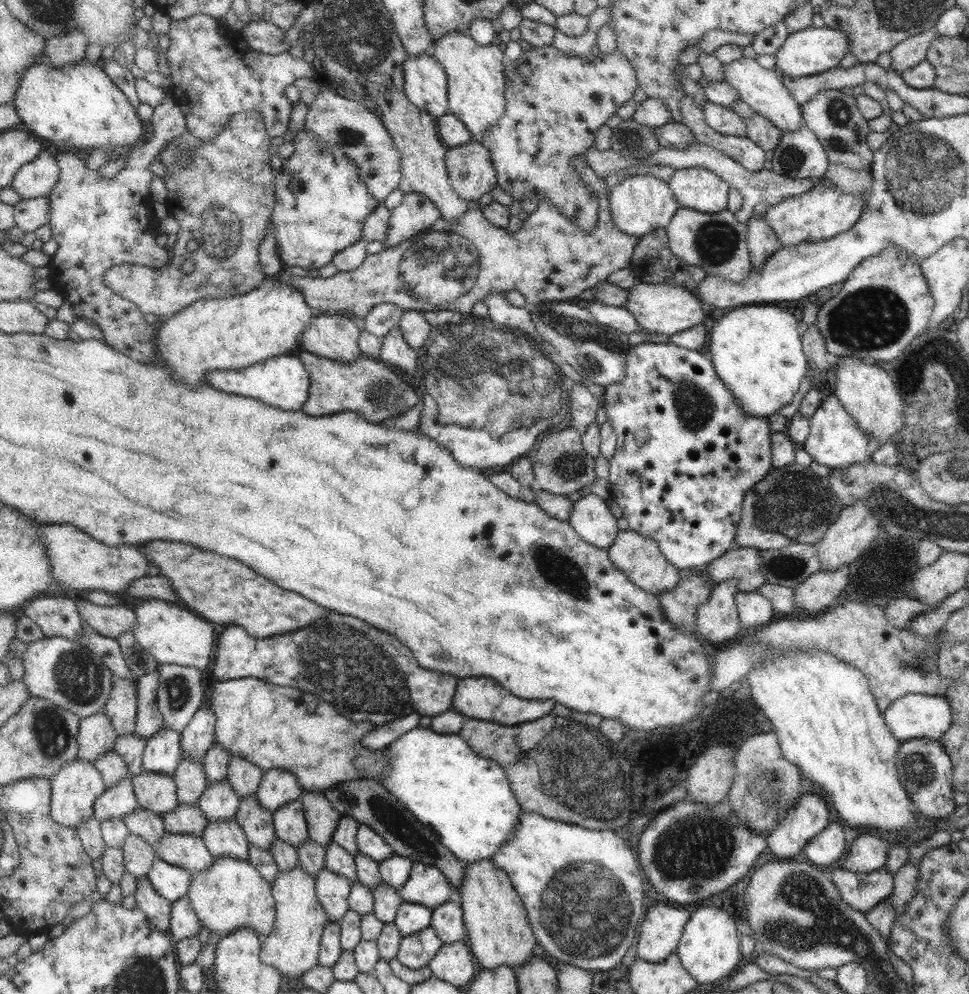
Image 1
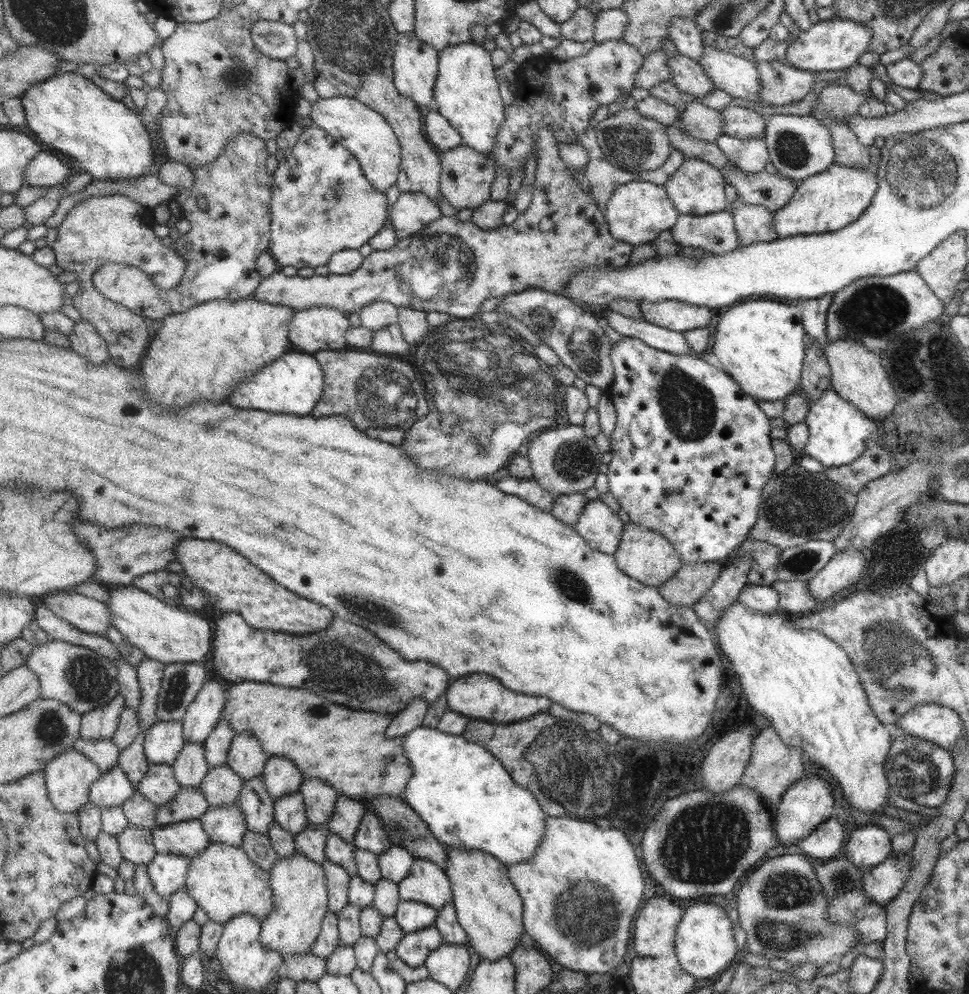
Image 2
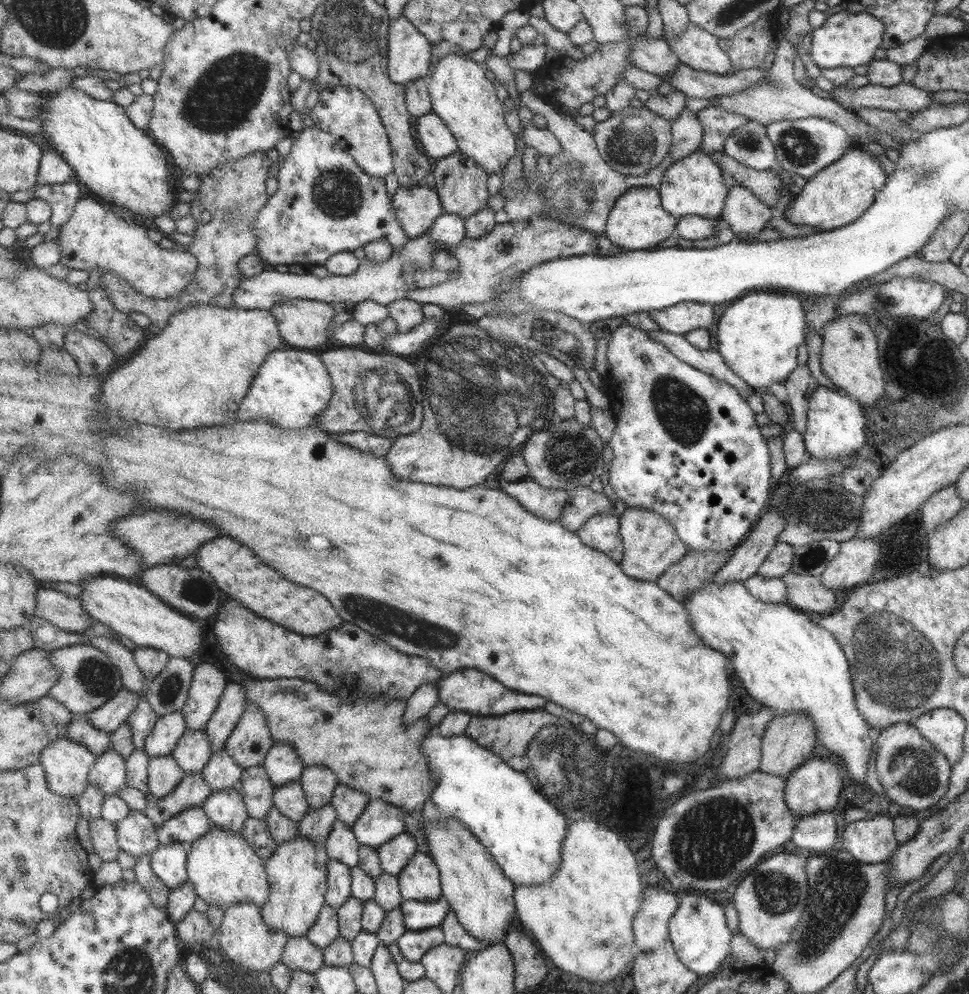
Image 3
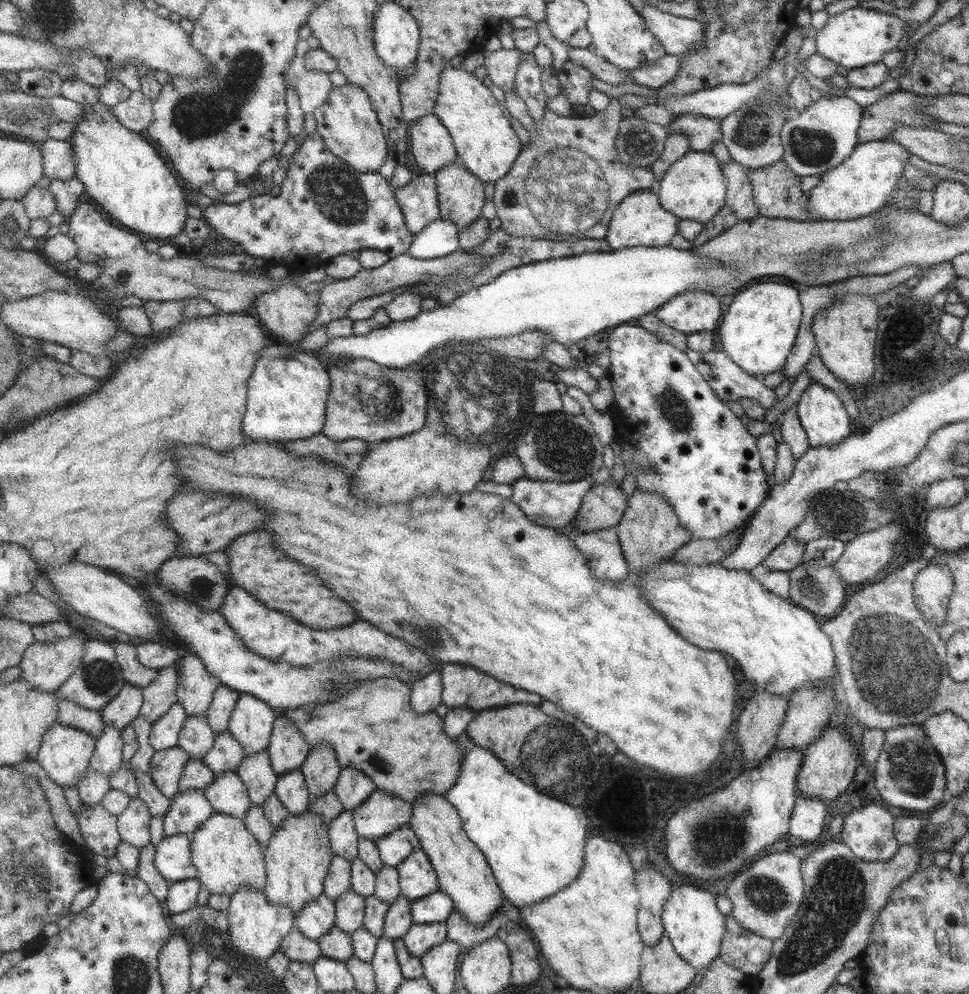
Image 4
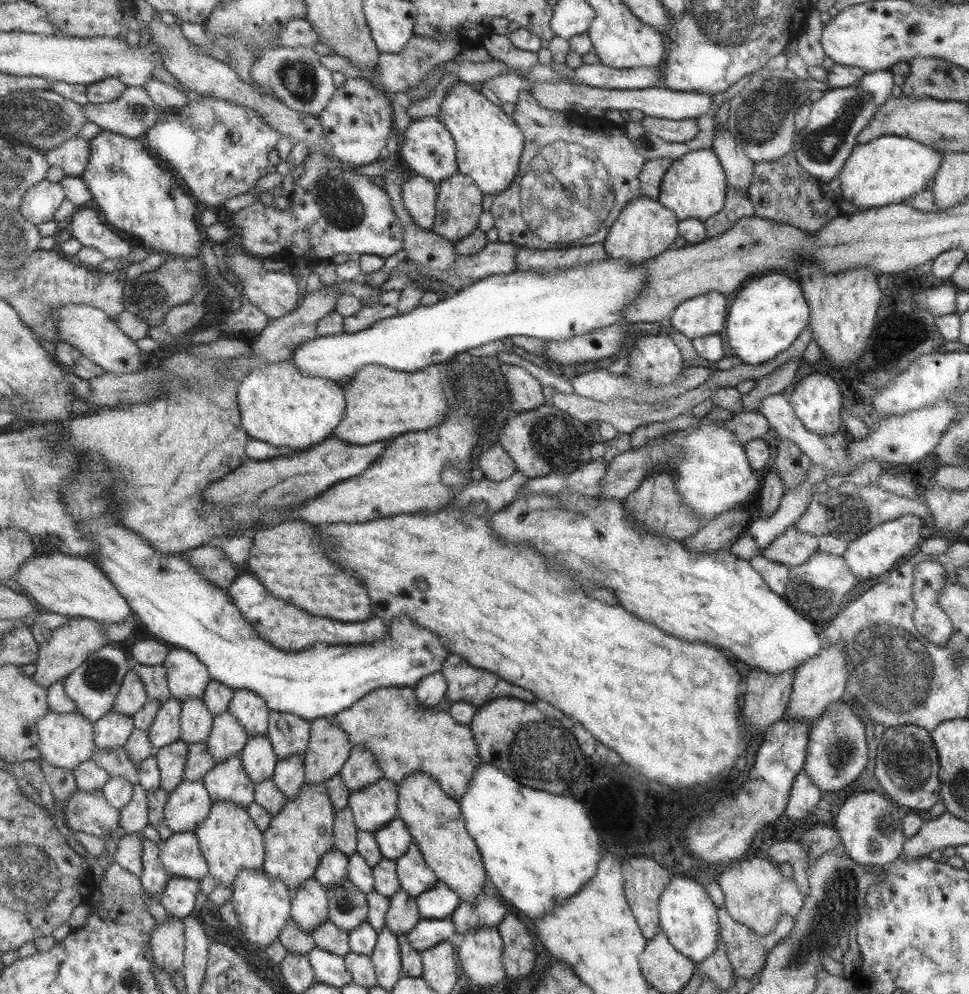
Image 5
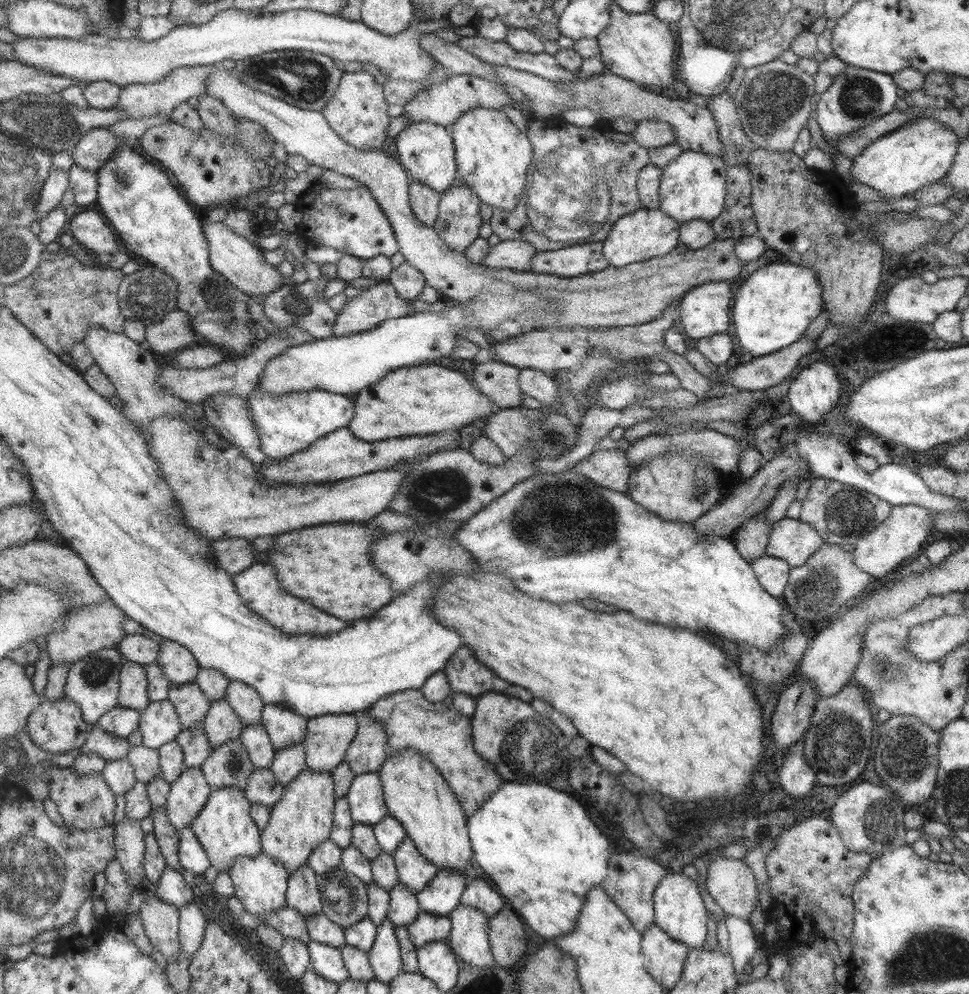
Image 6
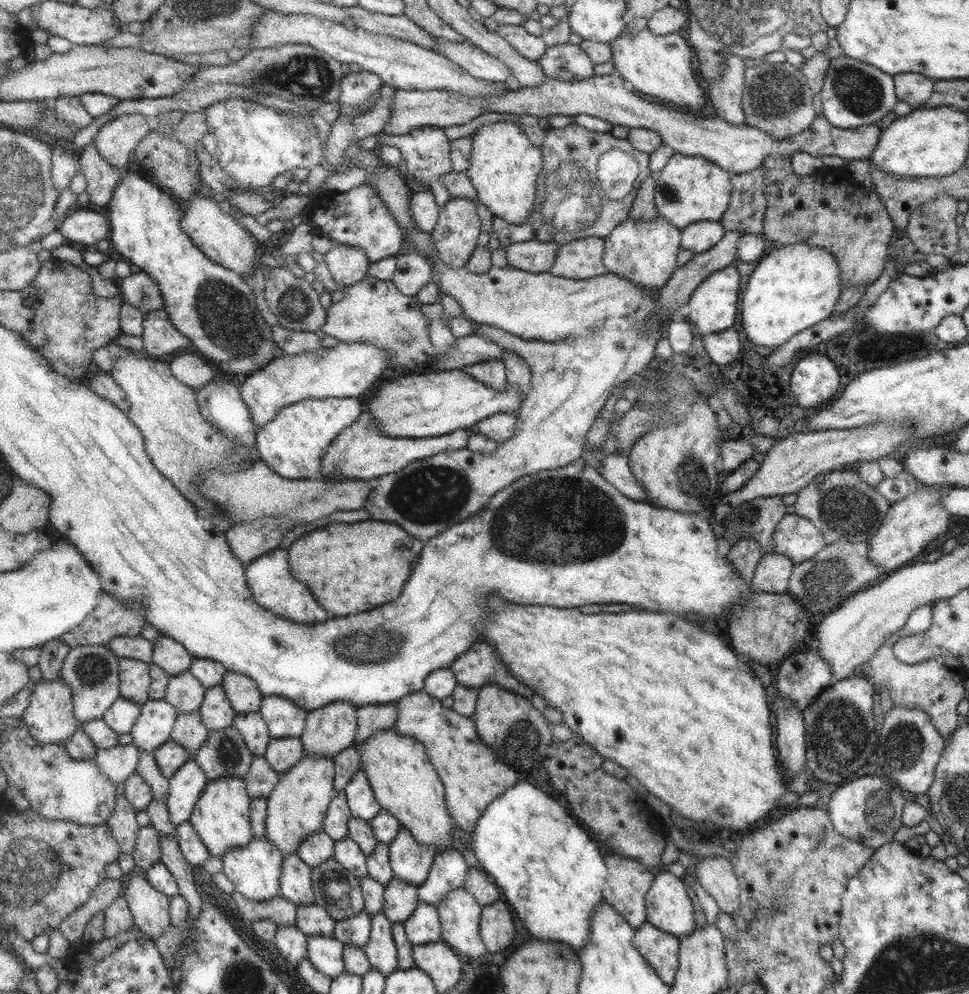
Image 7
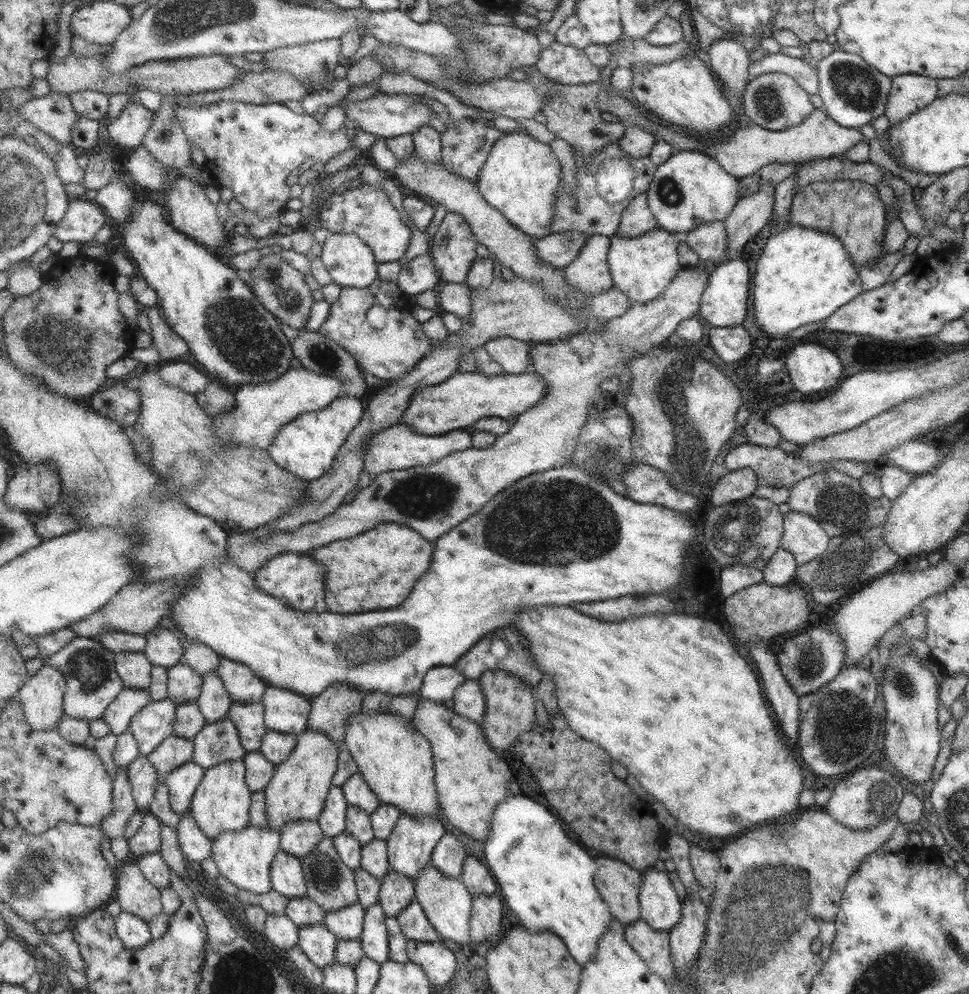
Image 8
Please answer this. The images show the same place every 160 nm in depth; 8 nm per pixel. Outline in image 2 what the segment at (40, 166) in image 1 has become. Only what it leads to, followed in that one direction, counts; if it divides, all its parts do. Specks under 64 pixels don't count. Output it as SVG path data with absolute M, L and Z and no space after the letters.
M41 151L29 165L26 172L26 184L39 188L53 188L66 182L69 167L57 156Z

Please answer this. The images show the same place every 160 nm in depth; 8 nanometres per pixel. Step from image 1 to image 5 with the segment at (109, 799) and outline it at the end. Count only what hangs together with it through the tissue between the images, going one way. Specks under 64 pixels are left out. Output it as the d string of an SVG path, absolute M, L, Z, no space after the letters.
M112 711L94 724L96 747L101 750L125 747L135 728L132 716Z

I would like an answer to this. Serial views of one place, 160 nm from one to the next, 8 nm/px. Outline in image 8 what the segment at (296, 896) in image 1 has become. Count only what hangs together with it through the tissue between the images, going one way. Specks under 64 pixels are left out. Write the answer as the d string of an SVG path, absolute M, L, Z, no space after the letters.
M306 729L298 736L298 744L290 759L279 764L273 780L266 789L270 826L281 832L287 823L298 820L318 820L326 808L334 776L338 772L342 746L322 732Z

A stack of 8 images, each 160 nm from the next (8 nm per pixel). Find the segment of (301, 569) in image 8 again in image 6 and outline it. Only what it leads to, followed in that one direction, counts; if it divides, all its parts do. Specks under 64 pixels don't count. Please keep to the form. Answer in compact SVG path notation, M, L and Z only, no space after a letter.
M255 563L246 571L236 574L234 579L238 593L246 600L249 608L274 624L283 633L293 636L309 633L326 635L342 631L350 625L349 621L338 619L331 613L321 612L314 604L309 604L285 590L278 579L276 568L271 563Z

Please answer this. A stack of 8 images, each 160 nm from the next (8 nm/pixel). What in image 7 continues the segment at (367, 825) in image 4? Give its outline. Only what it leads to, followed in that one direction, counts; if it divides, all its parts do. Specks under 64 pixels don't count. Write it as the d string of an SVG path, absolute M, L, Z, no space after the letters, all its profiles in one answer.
M359 770L344 792L348 798L352 816L370 821L377 816L378 812L381 812L382 807L375 797L375 792L366 774L363 770Z

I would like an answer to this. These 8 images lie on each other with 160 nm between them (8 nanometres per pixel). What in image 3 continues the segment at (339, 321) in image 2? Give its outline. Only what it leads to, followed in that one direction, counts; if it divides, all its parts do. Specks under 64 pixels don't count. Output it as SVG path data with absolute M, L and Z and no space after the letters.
M293 299L278 302L270 312L275 314L288 347L307 350L327 344L327 326L337 311L338 307L328 302Z

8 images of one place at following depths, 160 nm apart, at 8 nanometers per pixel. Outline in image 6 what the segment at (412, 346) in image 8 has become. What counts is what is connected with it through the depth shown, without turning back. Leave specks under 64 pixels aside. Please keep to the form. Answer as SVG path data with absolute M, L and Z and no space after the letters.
M389 281L375 284L365 290L360 295L347 298L346 308L341 310L338 314L339 318L335 324L333 336L351 336L355 333L367 332L371 329L378 328L387 320L404 318L405 316L415 315L414 307L411 304L413 301L408 301L400 297L395 286L391 285Z

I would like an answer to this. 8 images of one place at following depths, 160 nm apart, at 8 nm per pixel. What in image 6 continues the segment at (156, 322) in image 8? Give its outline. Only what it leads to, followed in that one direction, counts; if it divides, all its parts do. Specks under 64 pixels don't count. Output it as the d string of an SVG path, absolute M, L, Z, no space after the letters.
M181 310L171 312L163 322L146 329L146 341L155 352L184 351L185 344L195 338L191 317Z

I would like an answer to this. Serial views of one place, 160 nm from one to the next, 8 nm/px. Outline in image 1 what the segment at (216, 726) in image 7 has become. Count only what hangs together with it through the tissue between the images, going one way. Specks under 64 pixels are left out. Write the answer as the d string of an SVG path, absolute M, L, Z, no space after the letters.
M228 779L208 783L206 792L198 802L209 821L230 821L236 818L242 798L237 796Z

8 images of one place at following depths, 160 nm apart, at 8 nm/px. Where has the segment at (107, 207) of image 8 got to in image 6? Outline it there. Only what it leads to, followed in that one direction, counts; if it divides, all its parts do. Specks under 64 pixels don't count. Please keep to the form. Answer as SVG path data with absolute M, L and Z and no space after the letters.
M73 164L68 171L70 190L75 196L76 204L87 206L95 204L99 198L99 173L84 166Z

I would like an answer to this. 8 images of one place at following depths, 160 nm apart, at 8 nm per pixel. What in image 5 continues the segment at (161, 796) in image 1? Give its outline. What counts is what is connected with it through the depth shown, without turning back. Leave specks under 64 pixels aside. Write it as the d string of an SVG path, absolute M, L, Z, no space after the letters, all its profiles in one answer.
M182 740L159 750L156 758L162 773L161 789L172 793L186 780L189 756L190 744Z

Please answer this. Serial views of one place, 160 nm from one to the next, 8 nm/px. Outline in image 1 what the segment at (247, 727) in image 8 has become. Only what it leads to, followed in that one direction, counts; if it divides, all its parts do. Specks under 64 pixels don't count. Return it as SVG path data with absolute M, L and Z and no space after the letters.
M257 793L242 798L235 819L242 824L251 843L265 850L271 850L274 840L277 839L276 826L273 822L274 812L265 809L265 806L259 802Z

